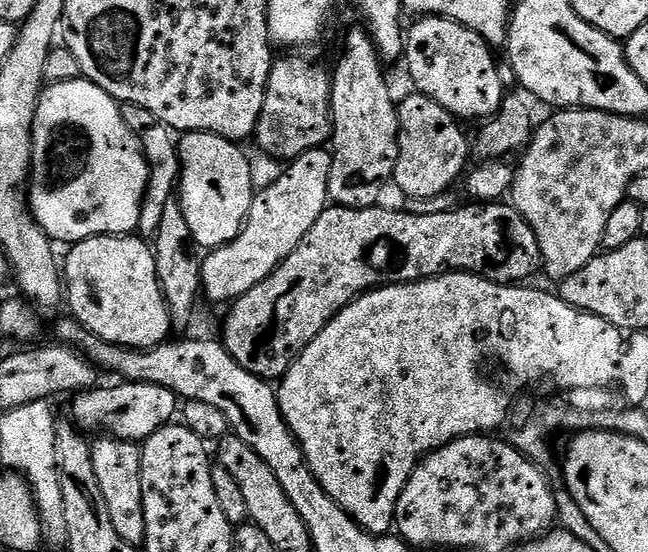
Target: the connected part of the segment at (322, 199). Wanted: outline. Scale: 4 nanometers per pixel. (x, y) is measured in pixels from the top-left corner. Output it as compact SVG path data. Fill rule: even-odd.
M327 147L303 152L283 169L272 186L253 195L244 229L230 243L211 249L203 257L200 282L205 297L225 302L238 299L246 290L258 286L258 282L266 279L300 245L310 226L314 226L329 207L331 160Z

